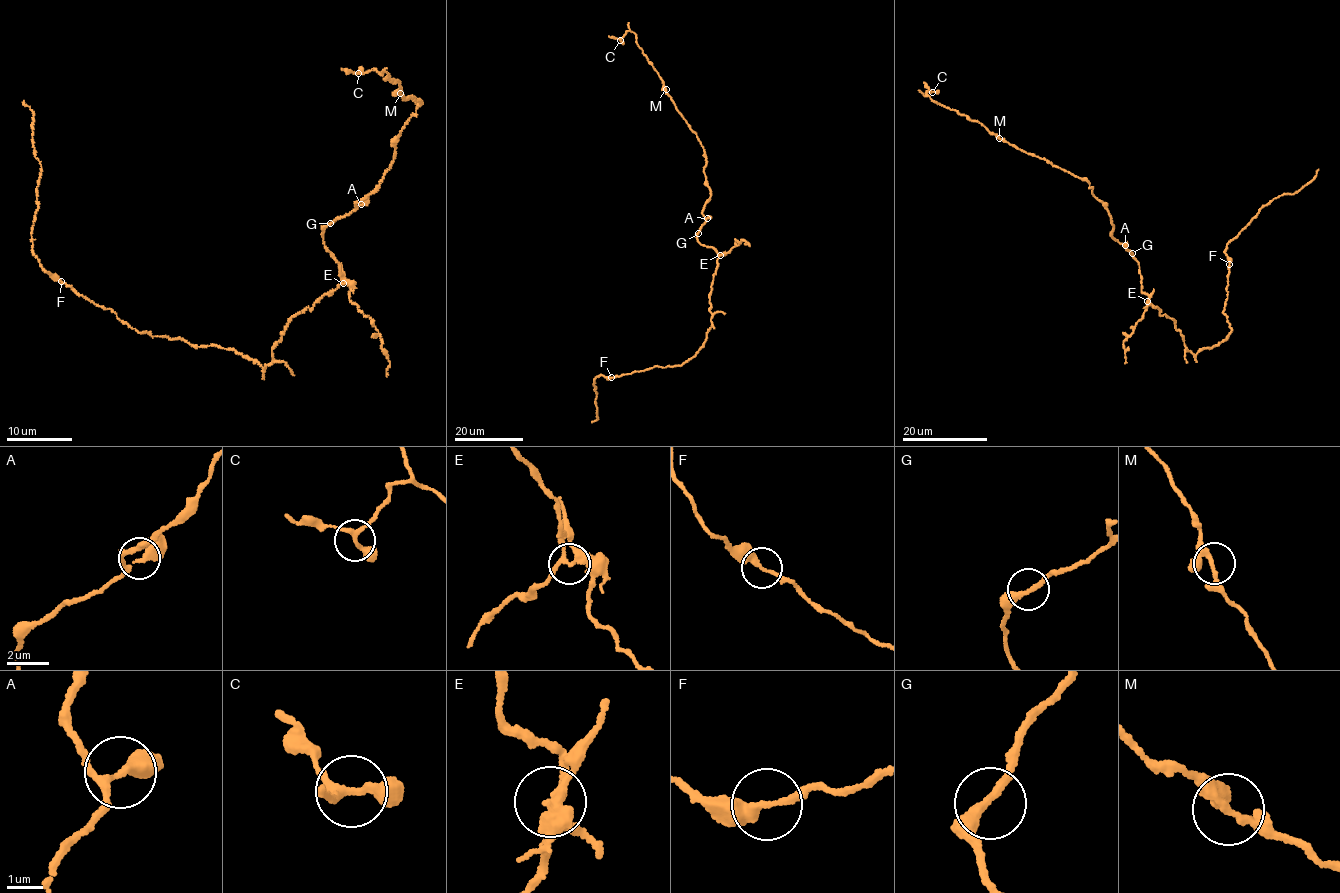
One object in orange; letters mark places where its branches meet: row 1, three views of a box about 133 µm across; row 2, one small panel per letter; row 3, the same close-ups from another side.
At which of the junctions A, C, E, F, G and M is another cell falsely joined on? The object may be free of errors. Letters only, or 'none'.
E

